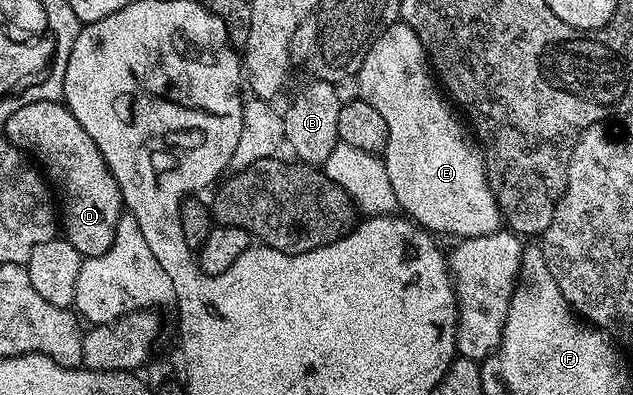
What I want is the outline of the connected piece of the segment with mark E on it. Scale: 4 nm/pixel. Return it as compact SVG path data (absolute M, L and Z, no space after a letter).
M400 22L390 23L386 28L389 29L382 36L380 33L367 50L356 79L360 99L371 102L371 106L379 110L383 122L387 122L387 146L383 159L387 166L387 178L391 178L391 190L395 190L398 209L414 224L434 234L446 232L456 238L468 238L498 231L503 221L497 199L489 189L489 175L485 172L486 153L467 131L462 117L439 87L429 58L425 55L423 42L419 42L415 30Z

